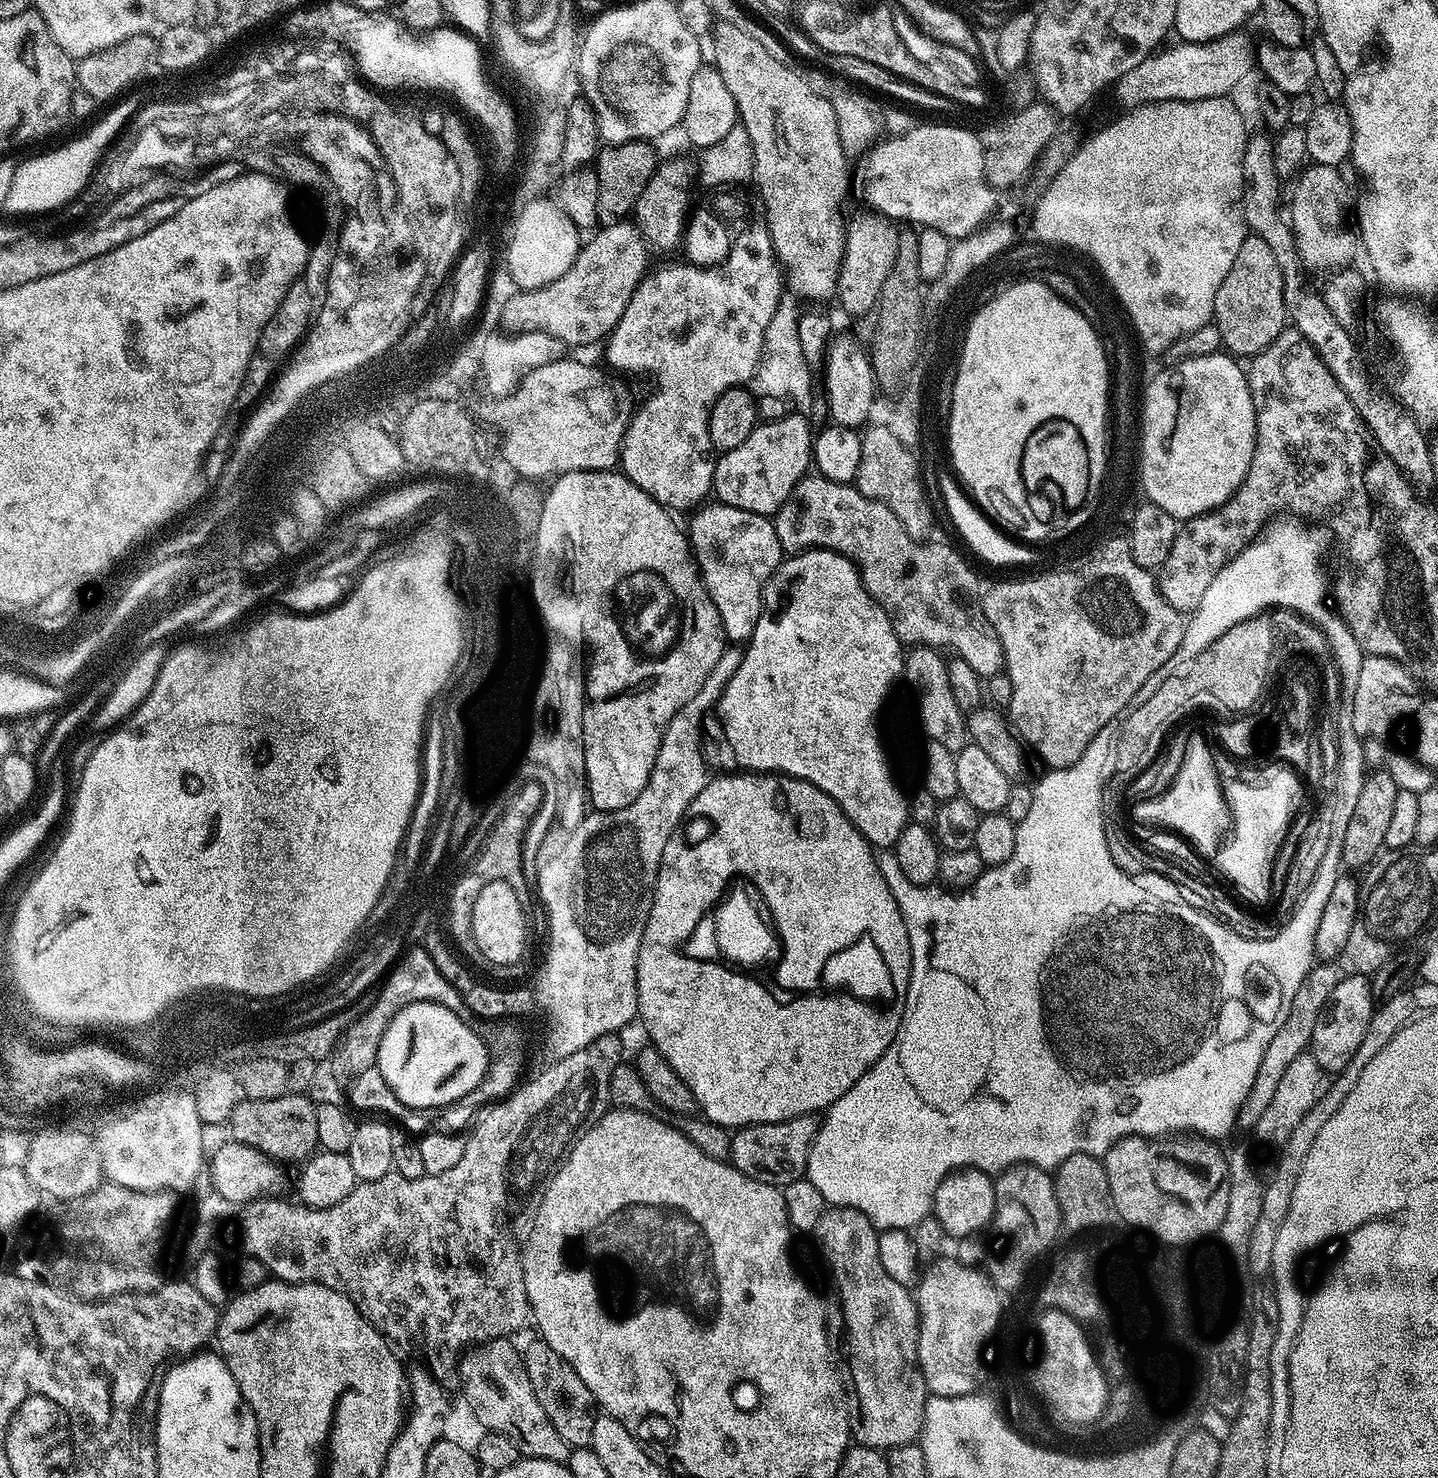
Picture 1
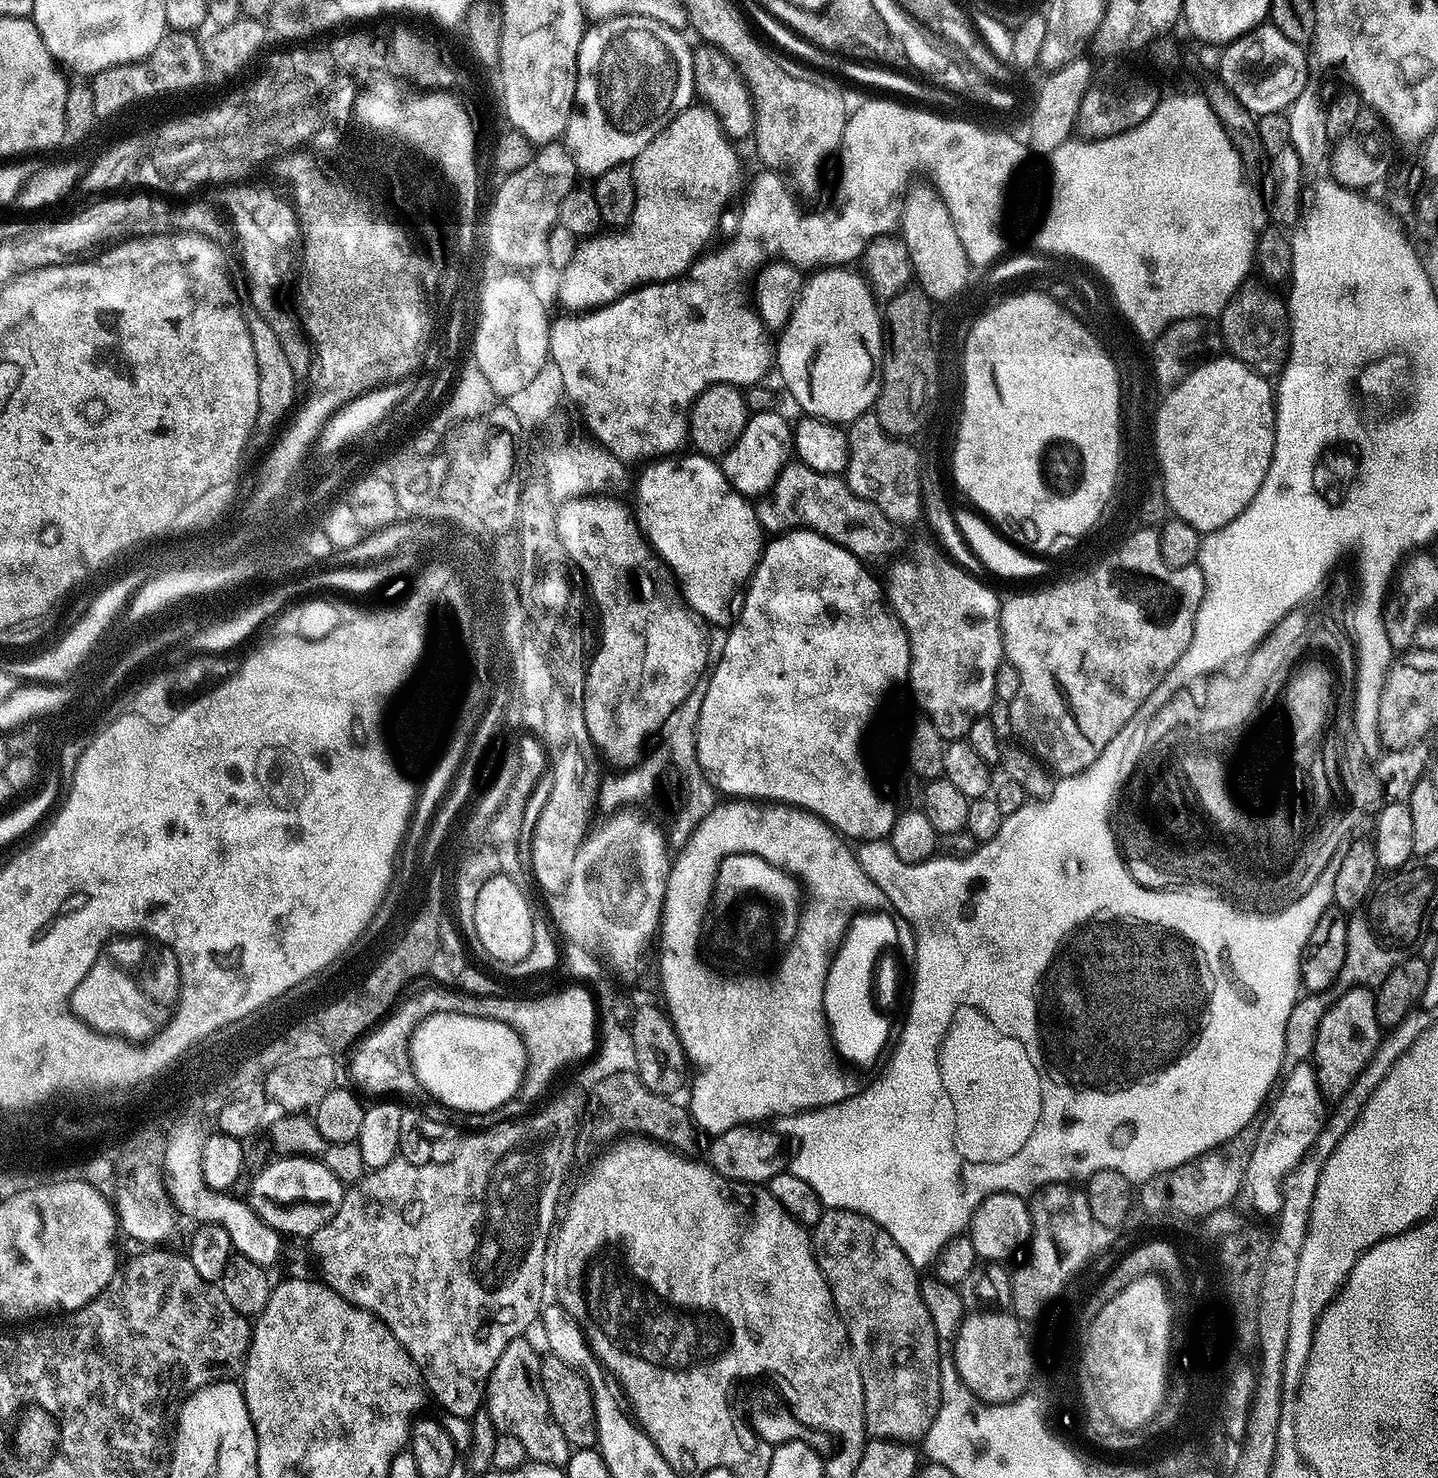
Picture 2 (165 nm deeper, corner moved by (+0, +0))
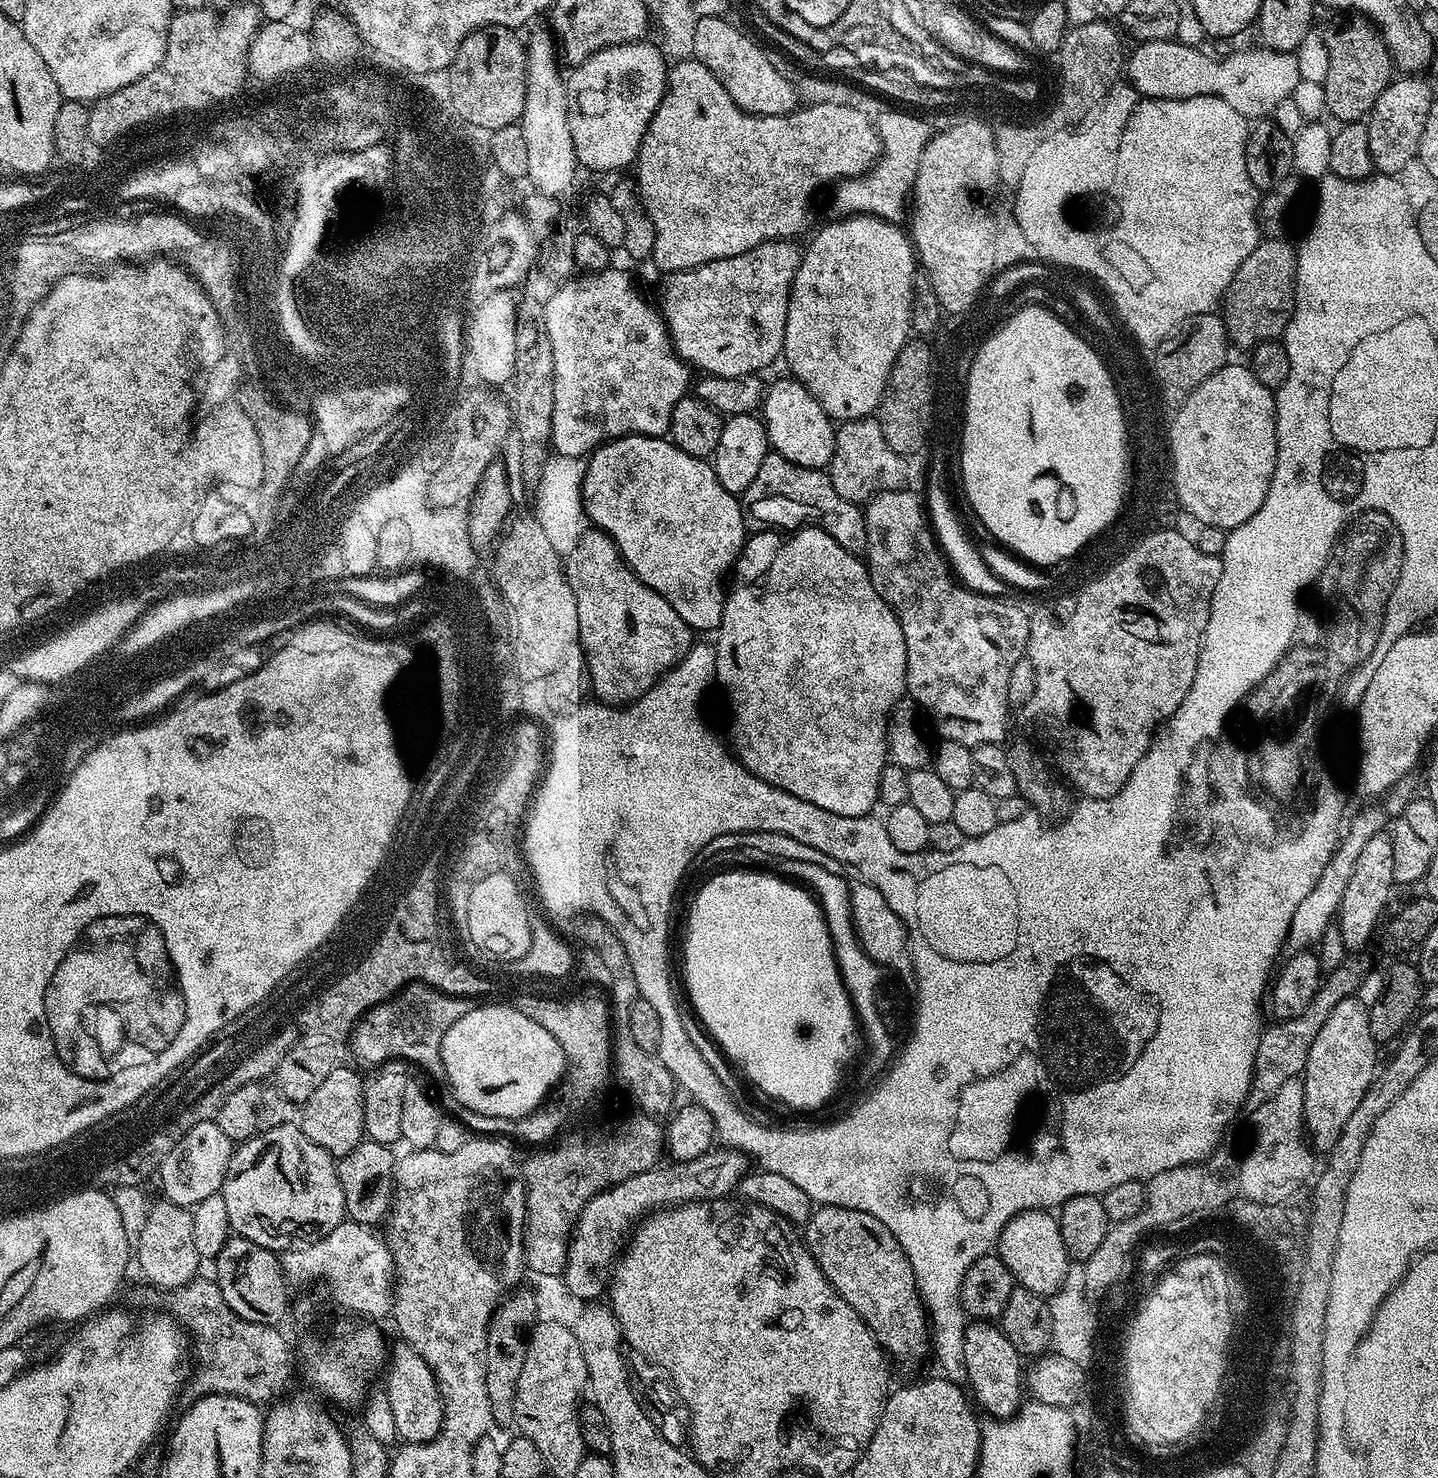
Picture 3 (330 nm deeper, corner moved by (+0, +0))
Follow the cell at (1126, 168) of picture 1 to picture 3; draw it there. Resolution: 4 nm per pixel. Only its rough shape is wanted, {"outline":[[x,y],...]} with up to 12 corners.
{"outline":[[1128,82],[1015,185],[1155,349],[1262,239],[1250,124]]}

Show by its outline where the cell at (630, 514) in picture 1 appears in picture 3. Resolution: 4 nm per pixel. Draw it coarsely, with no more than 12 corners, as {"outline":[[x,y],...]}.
{"outline":[[612,537],[566,557],[586,676],[628,699],[620,664],[671,668],[693,629]]}

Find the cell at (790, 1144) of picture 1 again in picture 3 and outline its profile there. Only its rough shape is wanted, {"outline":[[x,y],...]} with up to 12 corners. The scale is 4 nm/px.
{"outline":[[723,1146],[586,1202],[564,1259],[572,1296],[605,1295],[634,1222],[731,1197],[750,1171]]}

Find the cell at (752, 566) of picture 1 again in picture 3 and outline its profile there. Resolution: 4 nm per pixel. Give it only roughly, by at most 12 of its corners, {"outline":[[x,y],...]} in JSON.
{"outline":[[620,436],[587,519],[697,633],[719,629],[746,513],[707,459]]}

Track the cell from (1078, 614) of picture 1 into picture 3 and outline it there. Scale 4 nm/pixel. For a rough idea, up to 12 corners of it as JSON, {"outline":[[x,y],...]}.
{"outline":[[1164,526],[1028,621],[1022,712],[1120,791],[1198,670],[1220,556]]}

